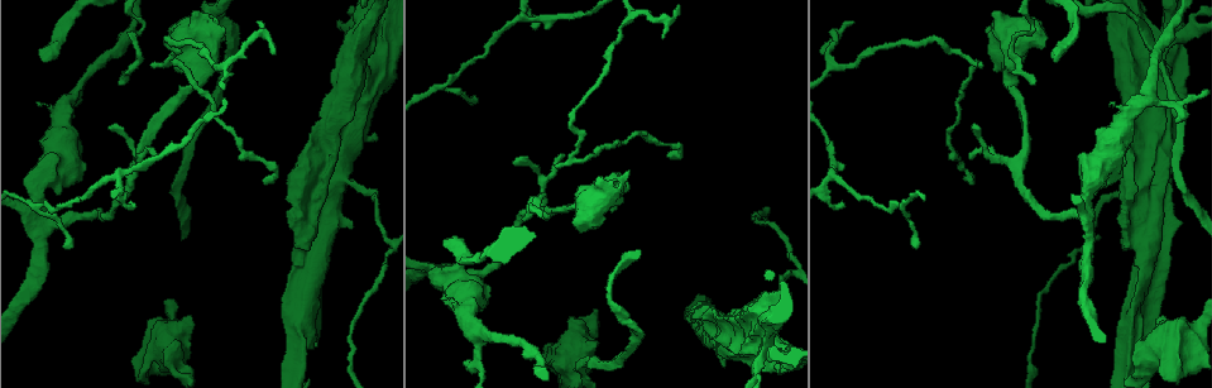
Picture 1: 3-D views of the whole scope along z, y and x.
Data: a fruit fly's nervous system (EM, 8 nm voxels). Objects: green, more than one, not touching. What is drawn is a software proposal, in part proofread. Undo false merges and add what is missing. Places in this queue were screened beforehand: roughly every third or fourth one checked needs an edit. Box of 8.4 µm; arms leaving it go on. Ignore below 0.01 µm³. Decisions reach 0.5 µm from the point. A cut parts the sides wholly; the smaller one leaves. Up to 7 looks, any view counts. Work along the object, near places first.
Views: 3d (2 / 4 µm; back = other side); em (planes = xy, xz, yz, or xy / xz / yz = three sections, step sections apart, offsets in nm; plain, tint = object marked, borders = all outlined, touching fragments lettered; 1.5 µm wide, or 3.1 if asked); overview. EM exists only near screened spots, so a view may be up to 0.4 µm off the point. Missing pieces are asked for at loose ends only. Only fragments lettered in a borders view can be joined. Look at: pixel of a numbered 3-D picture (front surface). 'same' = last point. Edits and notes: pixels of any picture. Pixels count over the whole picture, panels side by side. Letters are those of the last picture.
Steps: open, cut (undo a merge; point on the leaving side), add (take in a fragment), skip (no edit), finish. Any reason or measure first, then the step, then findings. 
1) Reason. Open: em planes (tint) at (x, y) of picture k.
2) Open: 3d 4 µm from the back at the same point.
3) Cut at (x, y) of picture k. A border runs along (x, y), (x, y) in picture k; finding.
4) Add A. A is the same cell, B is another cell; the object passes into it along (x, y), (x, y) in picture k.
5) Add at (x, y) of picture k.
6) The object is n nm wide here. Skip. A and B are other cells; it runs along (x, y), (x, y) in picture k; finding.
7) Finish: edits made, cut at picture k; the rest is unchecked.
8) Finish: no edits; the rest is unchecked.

Tapers out. Open: 3d 2 µm from the back at (1054, 59) of picture 1.

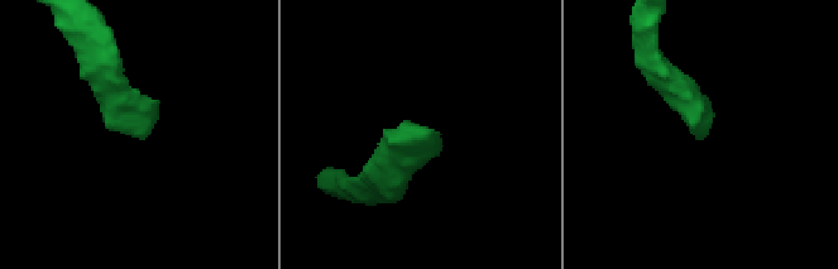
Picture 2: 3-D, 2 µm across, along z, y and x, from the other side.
Open: em planes (borders) at (430, 129) of picture 2.

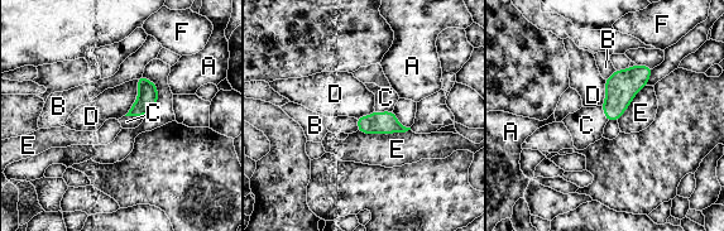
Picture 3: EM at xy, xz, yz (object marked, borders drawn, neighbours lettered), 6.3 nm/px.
Add C. C is the same cell, A, B, D, E and F are other cells; the object passes into it along (147, 99), (135, 115), (126, 121) in picture 3; it goes on there.

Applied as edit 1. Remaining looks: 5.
Thick end. Open: 3d 4 µm at (1159, 316) of picture 1.

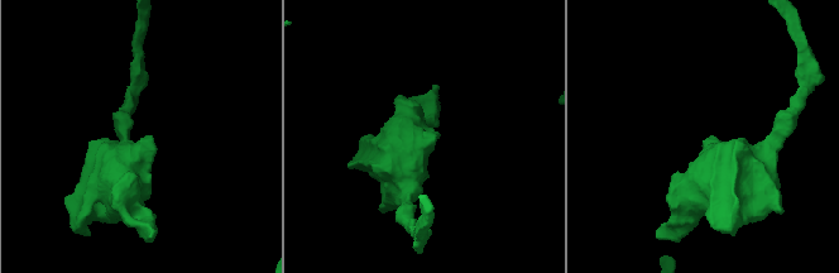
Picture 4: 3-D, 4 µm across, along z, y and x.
Open: em planes (tint) at (437, 136) of picture 4.

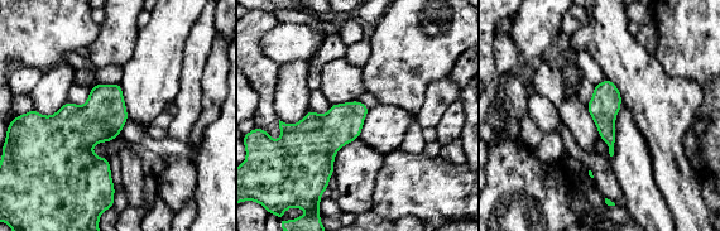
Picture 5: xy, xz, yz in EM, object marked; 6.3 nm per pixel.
Open: em planes (borders) at the same point.

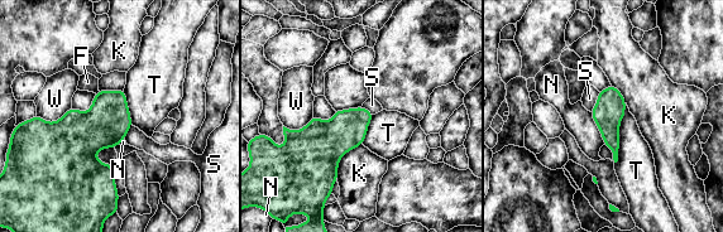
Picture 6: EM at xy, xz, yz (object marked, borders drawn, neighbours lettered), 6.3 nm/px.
Skip. F, K, N, S, T and W are other cells; a border runs along (626, 102), (614, 163) in picture 6; no lettered fragment goes on from it.

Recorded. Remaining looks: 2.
Finish: edits made, add at picture 3; the rest is unchecked.

